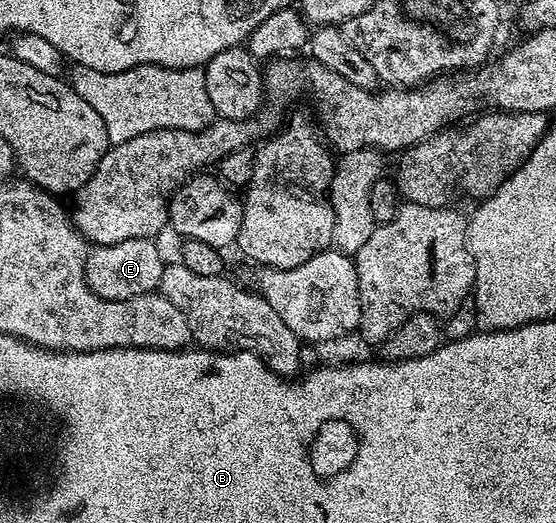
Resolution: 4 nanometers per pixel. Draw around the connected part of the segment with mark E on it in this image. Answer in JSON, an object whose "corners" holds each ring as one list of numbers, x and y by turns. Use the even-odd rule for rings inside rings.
{"corners":[[133,239,116,241,116,245,91,246,86,257,86,280,92,293,108,301,124,301,157,292,166,263,156,244,154,239]]}

